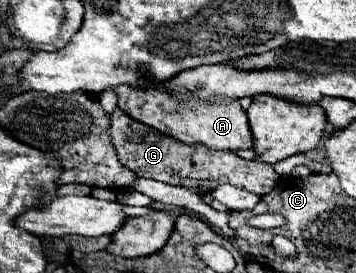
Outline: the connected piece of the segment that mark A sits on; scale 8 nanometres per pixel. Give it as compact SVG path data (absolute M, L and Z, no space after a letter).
M118 85L116 91L118 91L118 107L126 109L126 113L132 119L142 121L182 143L206 145L210 149L220 149L220 151L250 149L254 145L248 115L242 109L240 101L210 103L194 97L190 91L186 91L186 95L172 95L168 91L160 91L154 87L140 89L130 85Z

